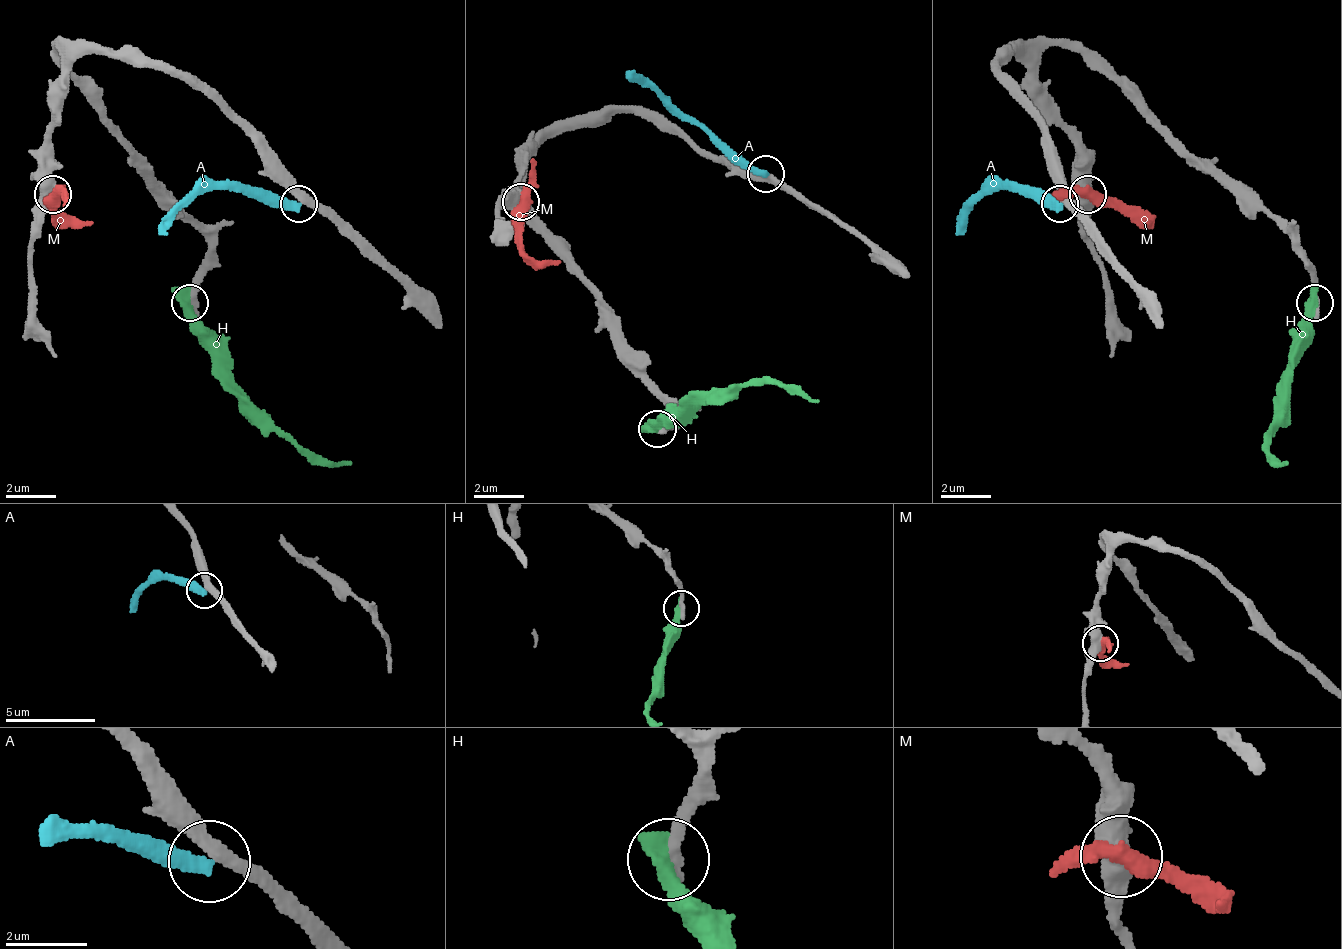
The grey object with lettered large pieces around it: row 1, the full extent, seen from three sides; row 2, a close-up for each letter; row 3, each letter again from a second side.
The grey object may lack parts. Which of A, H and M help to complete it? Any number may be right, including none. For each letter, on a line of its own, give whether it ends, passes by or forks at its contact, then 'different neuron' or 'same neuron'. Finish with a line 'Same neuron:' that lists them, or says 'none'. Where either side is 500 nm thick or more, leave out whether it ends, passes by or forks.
A: it ends; different neuron
H: it ends; different neuron
M: different neuron
Same neuron: none

